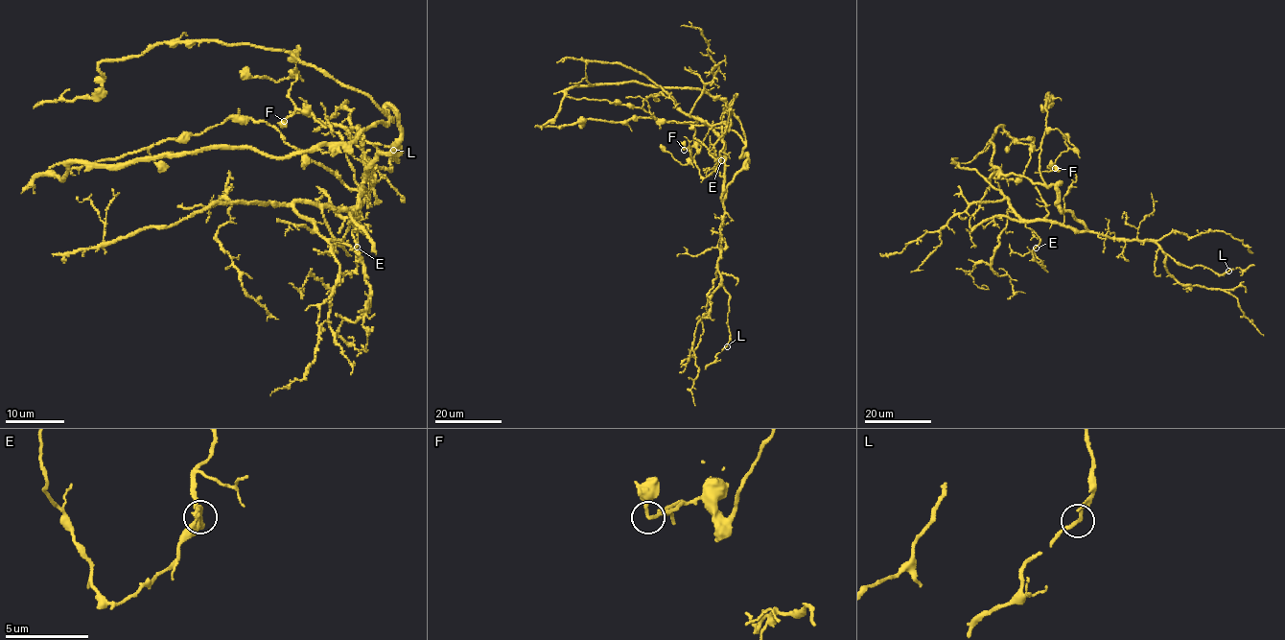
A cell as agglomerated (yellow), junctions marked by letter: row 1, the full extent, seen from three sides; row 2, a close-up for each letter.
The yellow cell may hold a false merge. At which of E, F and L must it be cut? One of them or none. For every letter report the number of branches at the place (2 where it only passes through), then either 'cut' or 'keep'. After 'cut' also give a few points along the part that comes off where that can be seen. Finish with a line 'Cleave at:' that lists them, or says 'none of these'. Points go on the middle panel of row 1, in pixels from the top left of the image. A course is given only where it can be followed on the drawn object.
E: branches 2; keep
F: branches 2; keep
L: branches 2; keep
Cleave at: none of these

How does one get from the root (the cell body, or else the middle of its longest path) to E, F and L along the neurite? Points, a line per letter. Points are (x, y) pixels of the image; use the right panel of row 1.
E: (1039, 184), (1060, 184), (1057, 206), (1072, 213), (1086, 229), (1028, 221), (1026, 225), (1039, 241), (1036, 248)
F: (1039, 184), (1043, 183), (1041, 140), (1055, 129), (1067, 147), (1056, 168)
L: (1039, 184), (1060, 184), (1057, 206), (1089, 231), (1156, 242), (1177, 263), (1227, 271)

